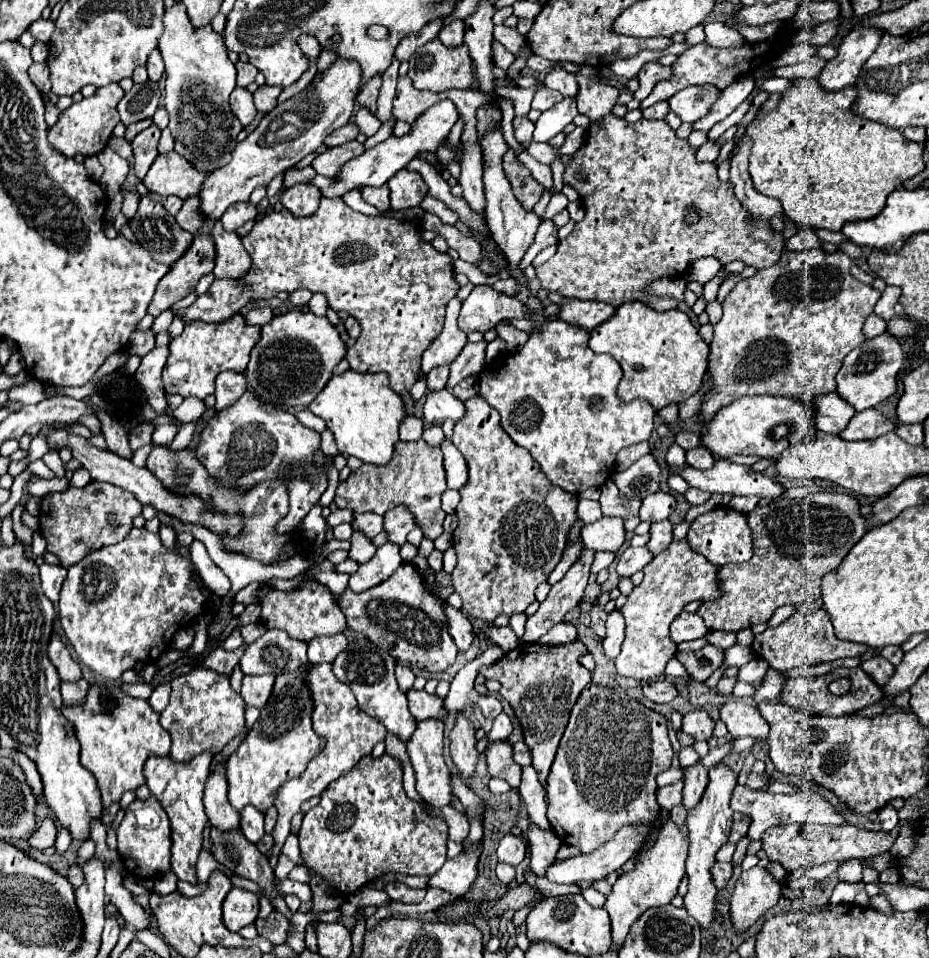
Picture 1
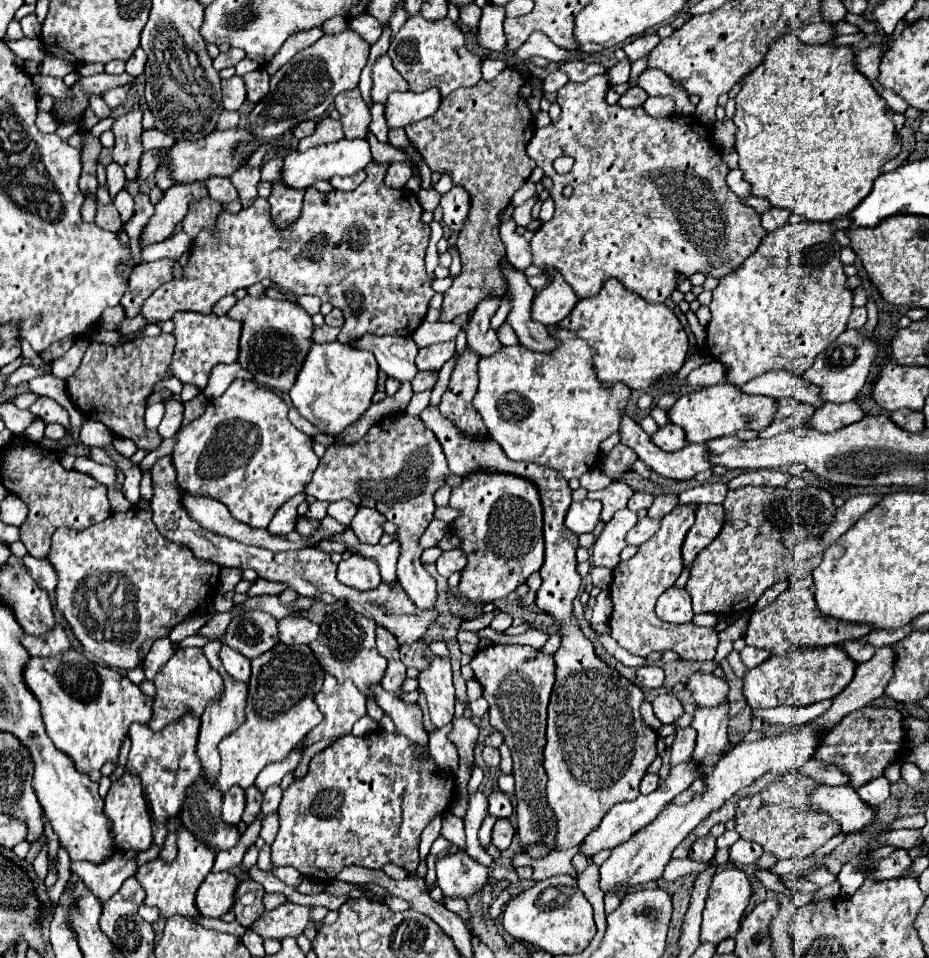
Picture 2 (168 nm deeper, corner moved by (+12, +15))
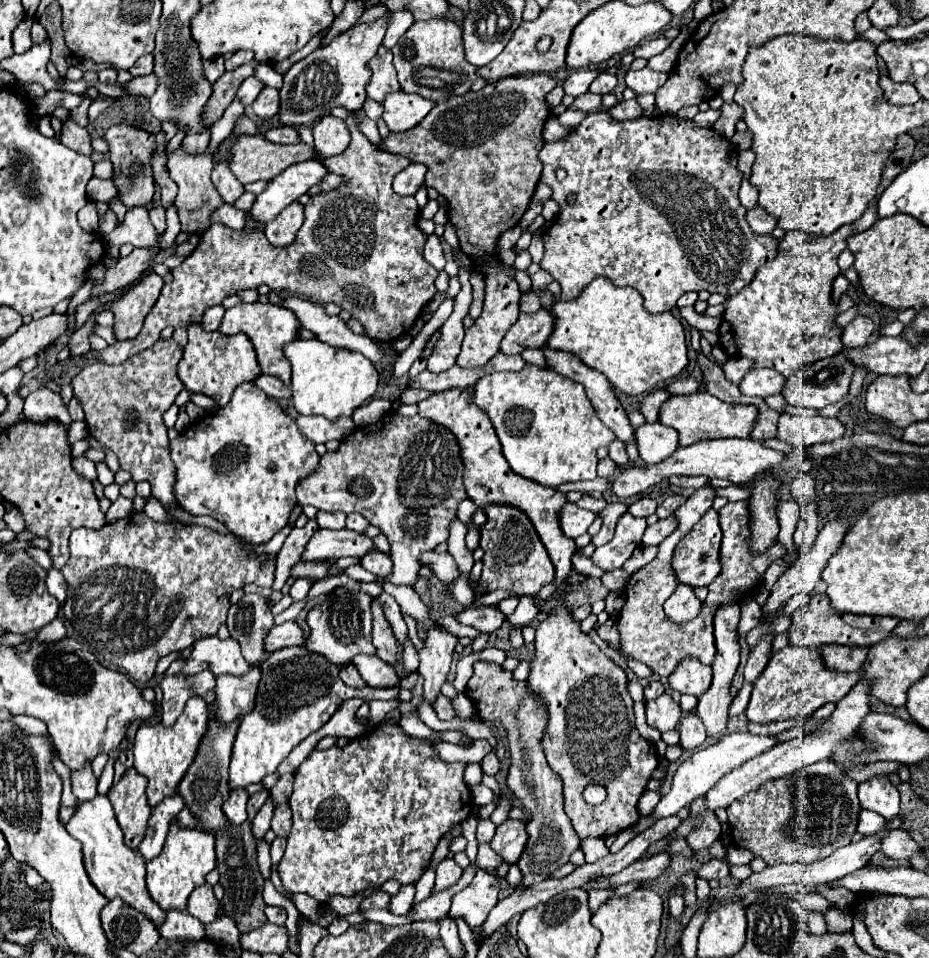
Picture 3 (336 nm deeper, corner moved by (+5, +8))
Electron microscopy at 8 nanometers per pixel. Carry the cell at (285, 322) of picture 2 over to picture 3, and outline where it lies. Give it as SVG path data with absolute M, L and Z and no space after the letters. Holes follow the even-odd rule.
M240 303L232 309L226 309L224 319L220 323L220 333L224 335L236 335L240 331L244 331L244 335L252 341L256 355L258 355L258 363L262 367L262 373L266 375L276 375L280 377L284 383L290 383L290 363L282 351L282 345L286 345L288 341L296 339L298 333L298 319L292 315L292 311L274 305L274 303Z

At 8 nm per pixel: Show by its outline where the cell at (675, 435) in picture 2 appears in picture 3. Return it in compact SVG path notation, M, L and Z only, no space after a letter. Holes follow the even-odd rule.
M662 423L636 427L636 447L644 463L660 463L678 449L678 433Z

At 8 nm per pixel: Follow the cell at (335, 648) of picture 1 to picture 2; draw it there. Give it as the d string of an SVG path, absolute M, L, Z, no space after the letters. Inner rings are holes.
M283 618L279 622L279 640L283 644L295 646L295 644L311 644L317 638L319 624L307 620L307 618Z

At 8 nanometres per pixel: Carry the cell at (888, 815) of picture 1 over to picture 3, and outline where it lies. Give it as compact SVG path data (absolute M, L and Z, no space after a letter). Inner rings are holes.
M876 775L876 777L860 783L858 785L858 797L860 797L862 809L880 813L886 819L900 813L898 789L884 775Z

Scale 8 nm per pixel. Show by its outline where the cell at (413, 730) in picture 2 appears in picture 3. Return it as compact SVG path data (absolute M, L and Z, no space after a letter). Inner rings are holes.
M340 667L340 679L350 685L350 687L366 687L364 679L360 677L360 673L356 671L356 667Z

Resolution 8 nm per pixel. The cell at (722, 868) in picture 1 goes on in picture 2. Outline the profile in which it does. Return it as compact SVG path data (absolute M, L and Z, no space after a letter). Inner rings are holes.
M705 836L705 838L699 838L699 840L691 846L691 850L689 850L689 858L695 860L695 862L703 862L703 864L707 864L707 862L715 856L715 850L717 850L717 846L715 846L715 838L713 838L713 836Z

